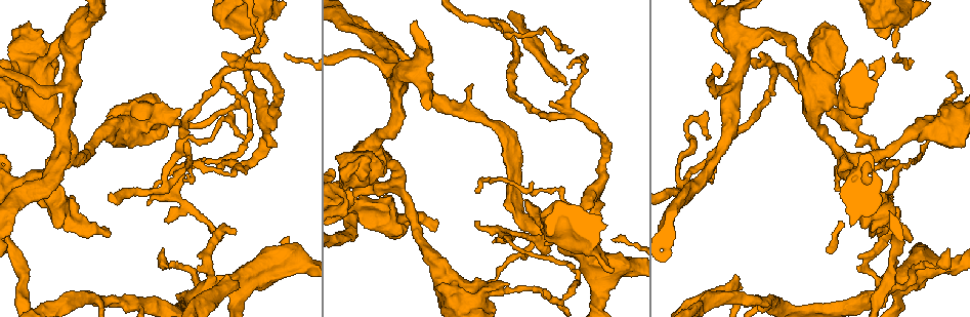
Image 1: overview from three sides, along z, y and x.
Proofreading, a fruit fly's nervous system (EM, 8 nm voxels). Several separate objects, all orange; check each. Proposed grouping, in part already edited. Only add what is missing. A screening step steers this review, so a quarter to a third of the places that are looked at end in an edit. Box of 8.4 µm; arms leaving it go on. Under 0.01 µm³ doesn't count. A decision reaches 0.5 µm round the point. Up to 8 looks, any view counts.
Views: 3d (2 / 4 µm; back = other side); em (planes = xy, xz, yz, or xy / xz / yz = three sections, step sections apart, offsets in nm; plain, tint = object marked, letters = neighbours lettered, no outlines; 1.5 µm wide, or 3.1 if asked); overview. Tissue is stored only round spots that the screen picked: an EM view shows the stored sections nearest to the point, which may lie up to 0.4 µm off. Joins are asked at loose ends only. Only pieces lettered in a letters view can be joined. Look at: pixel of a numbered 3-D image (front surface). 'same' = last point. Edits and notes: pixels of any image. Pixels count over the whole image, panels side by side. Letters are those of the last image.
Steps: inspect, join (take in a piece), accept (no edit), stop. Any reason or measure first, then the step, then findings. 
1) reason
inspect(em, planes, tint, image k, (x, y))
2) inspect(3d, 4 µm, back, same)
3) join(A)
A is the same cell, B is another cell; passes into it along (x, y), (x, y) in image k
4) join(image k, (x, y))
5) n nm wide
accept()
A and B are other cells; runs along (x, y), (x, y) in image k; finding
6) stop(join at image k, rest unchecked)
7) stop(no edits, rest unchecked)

branch stops here
inspect(3d, 4 µm, image 1, (233, 228))

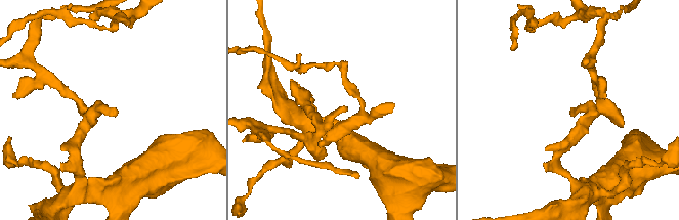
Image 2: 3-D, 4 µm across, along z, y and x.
shape alone is not enough
inspect(em, planes, letters, image 2, (572, 108))

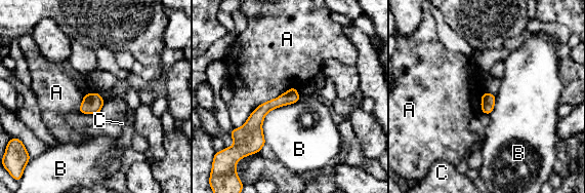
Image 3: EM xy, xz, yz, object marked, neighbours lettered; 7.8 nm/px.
accept()
A, B and C are other cells; border along (298, 101), (265, 115), (264, 143) in image 3; no lettered piece goes on from it

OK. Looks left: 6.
thick end
inspect(3d, 4 µm, image 1, (836, 74))

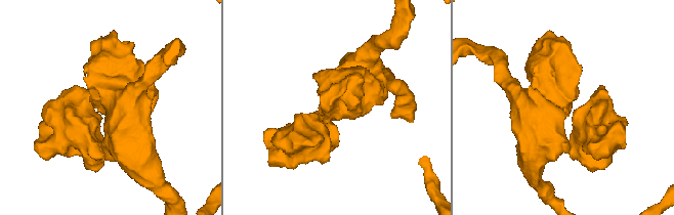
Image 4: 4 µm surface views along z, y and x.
inspect(em, planes, letters, image 4, (569, 106))

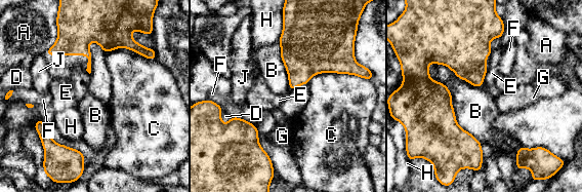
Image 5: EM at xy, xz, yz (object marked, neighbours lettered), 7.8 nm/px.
B touches over 700 nm
accept()
A, B, C, D, E, F, G, H and J are other cells; border along (488, 69), (481, 86) in image 5; none of them fits

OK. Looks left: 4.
branch stops here
inspect(3d, 4 µm, image 1, (948, 250))

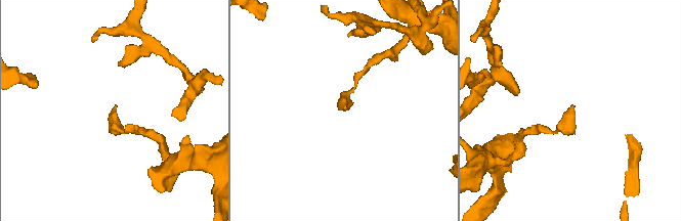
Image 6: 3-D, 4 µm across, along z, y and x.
inspect(em, planes, letters, image 6, (344, 108))

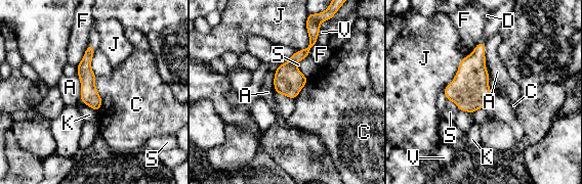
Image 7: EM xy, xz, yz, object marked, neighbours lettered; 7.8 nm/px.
J touches over 420 nm
accept()
A, C, D, F, J, K, S and V are other cells; none of them fits

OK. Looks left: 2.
stop(no edits, rest unchecked)

